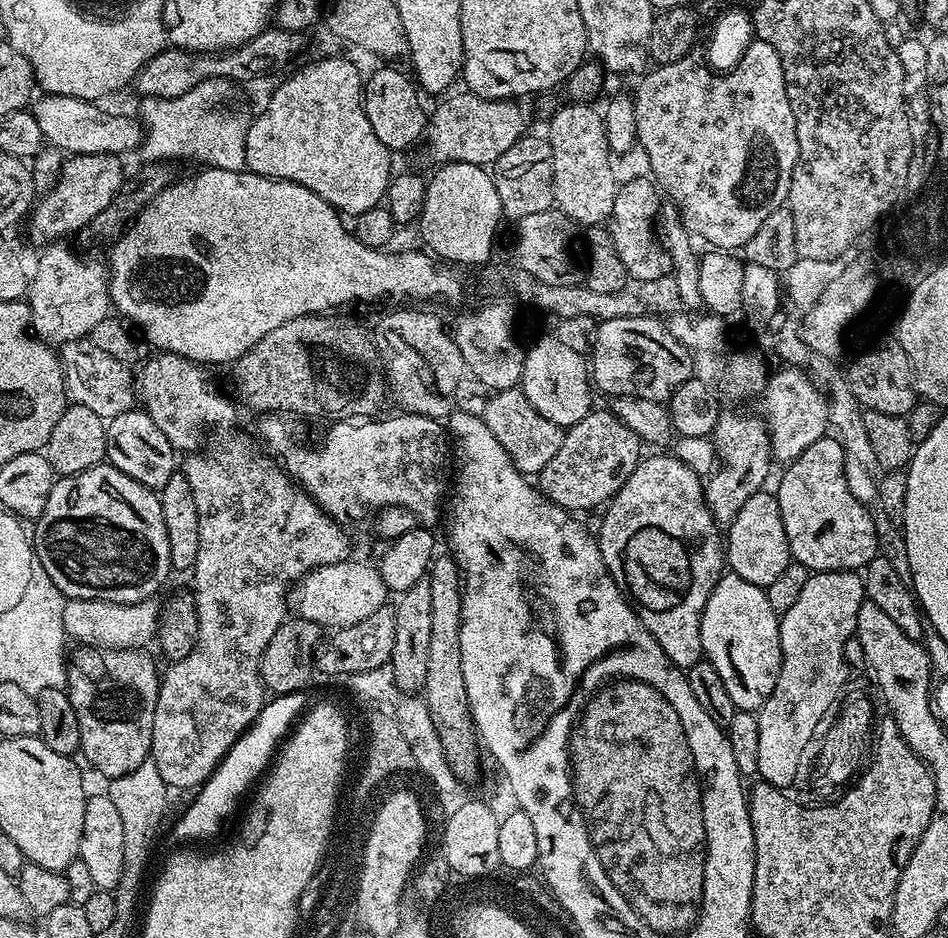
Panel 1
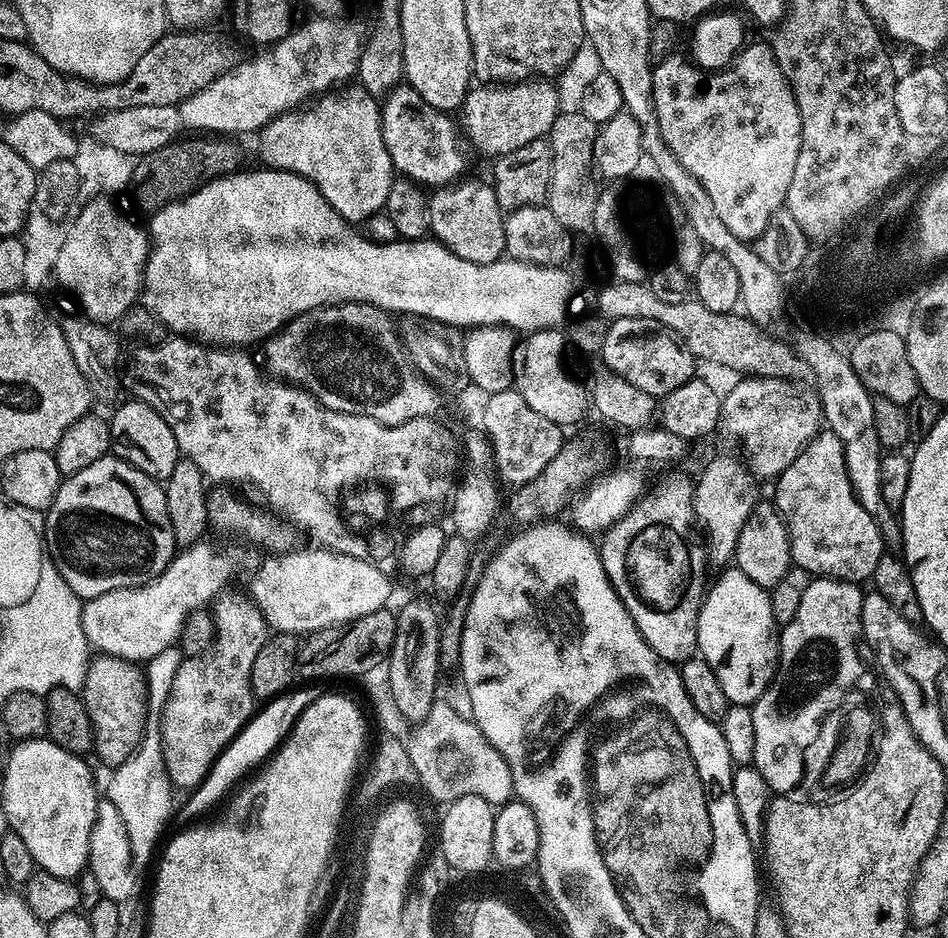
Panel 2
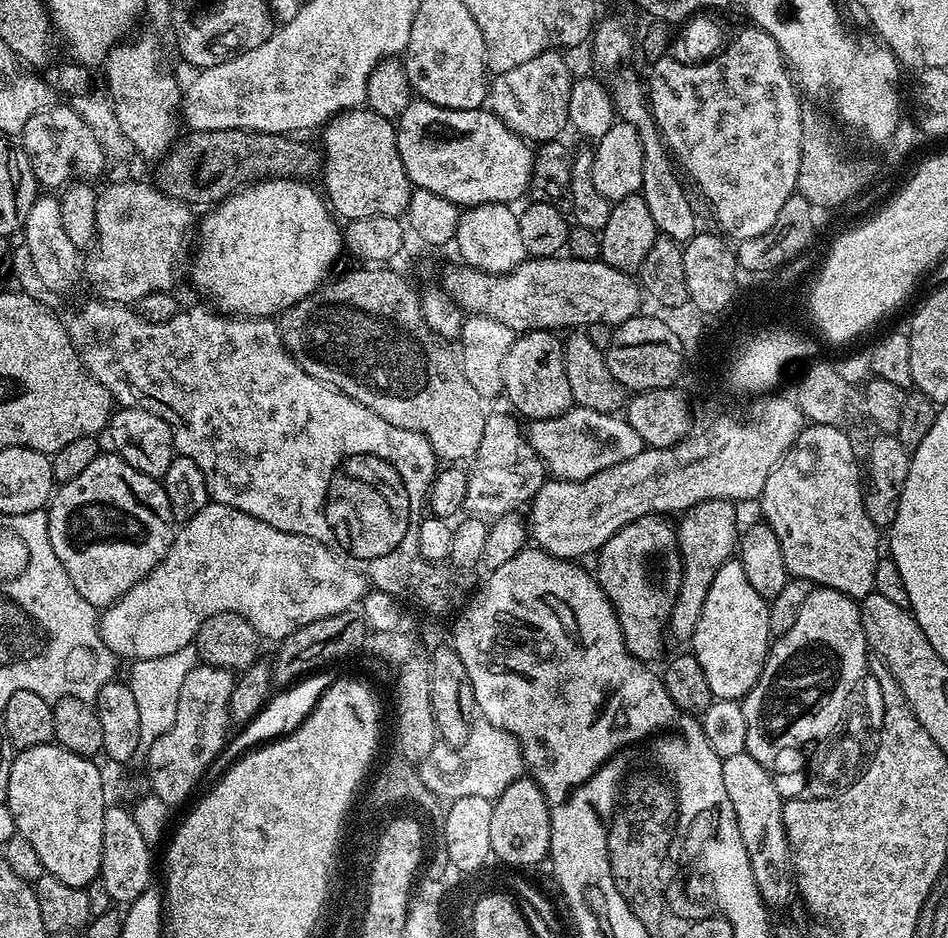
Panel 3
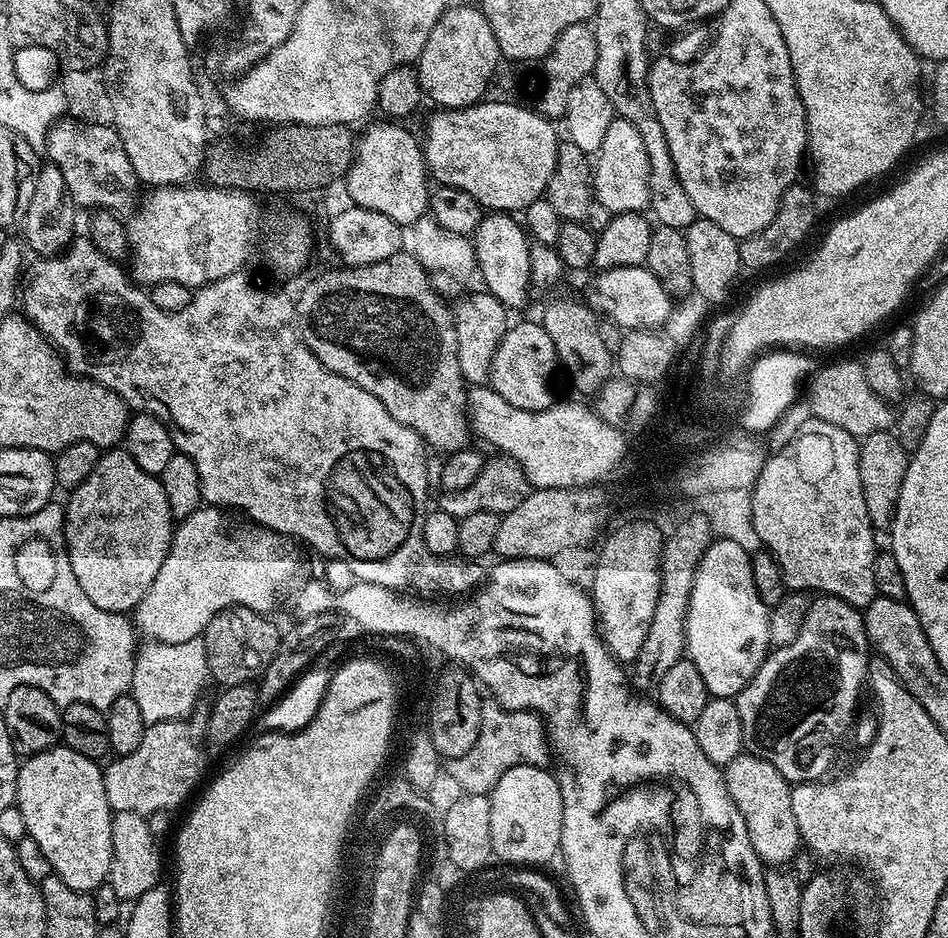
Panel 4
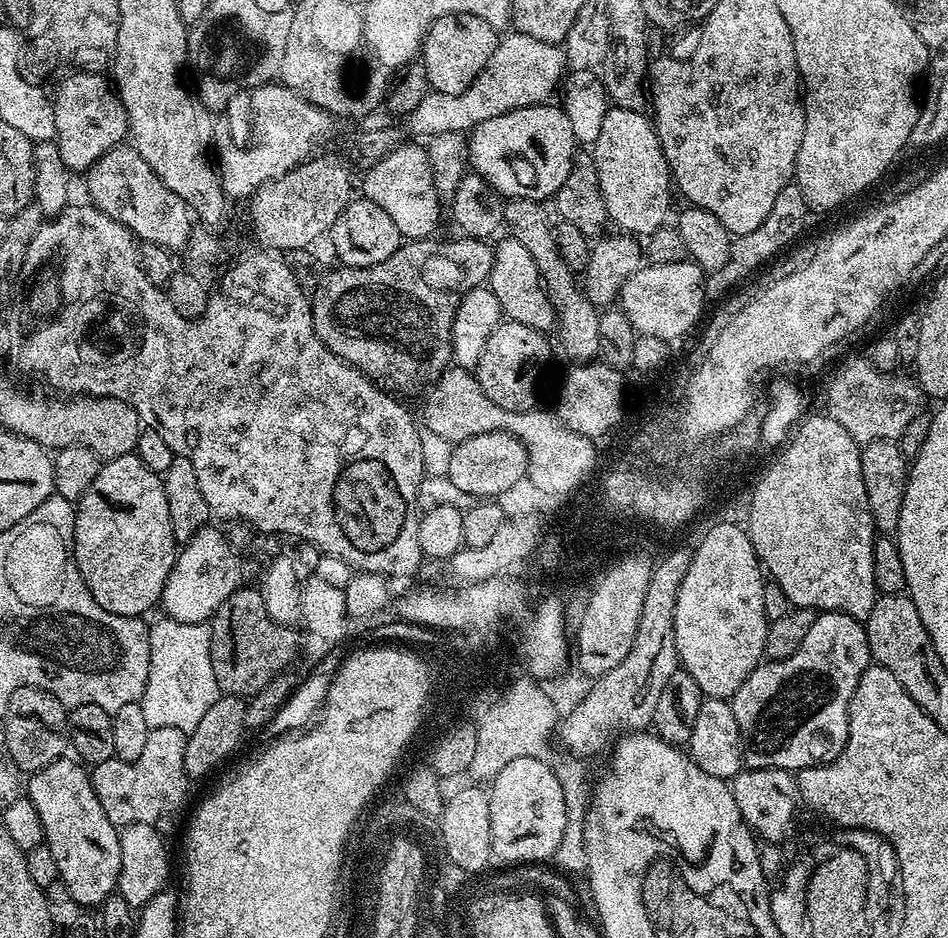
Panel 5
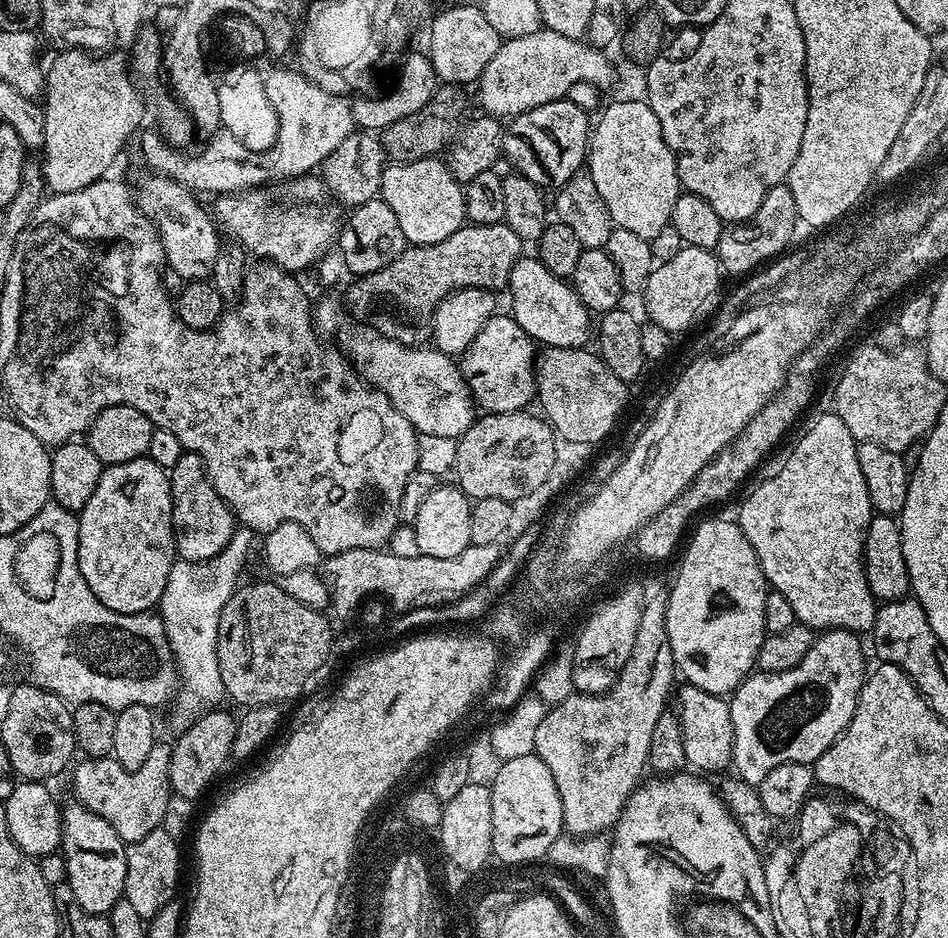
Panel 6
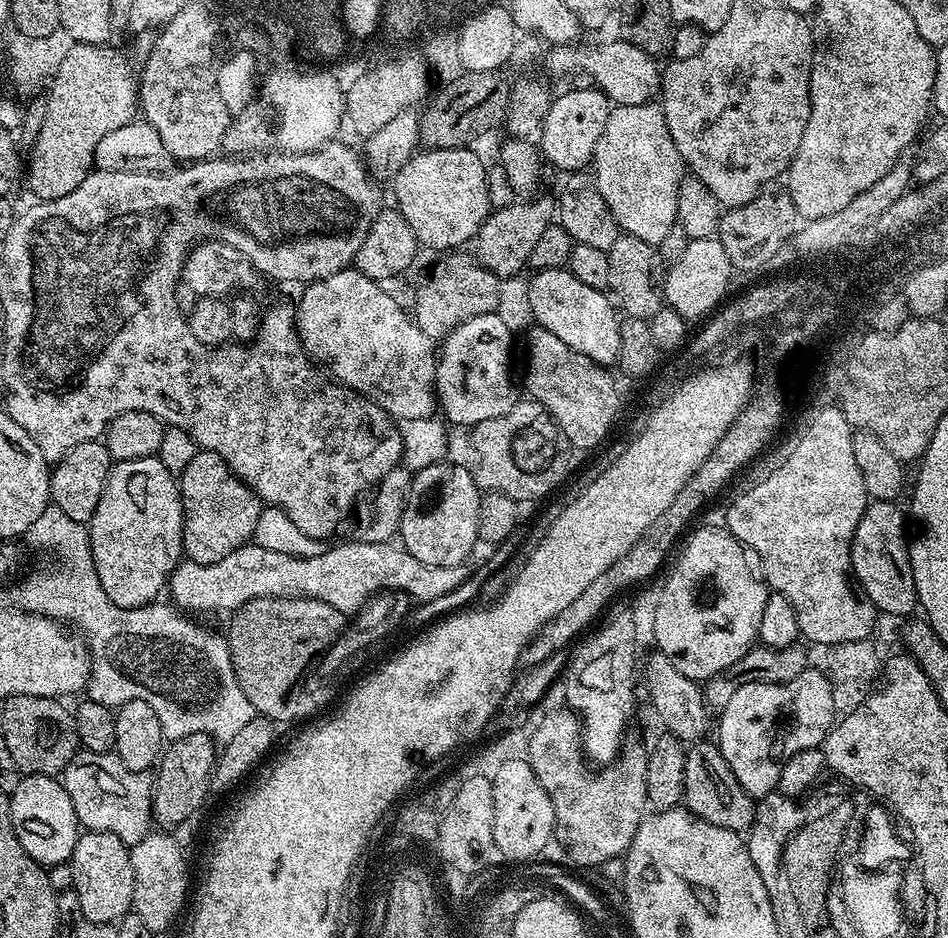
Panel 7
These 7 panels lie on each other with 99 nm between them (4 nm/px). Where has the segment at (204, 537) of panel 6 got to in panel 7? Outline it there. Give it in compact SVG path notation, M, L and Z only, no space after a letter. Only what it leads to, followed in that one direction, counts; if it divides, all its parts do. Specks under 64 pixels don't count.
M197 450L194 459L182 470L178 478L182 510L184 511L184 556L195 564L222 562L226 554L234 554L243 544L249 543L255 534L255 526L262 509L262 501L247 484L232 473L228 463L216 452Z

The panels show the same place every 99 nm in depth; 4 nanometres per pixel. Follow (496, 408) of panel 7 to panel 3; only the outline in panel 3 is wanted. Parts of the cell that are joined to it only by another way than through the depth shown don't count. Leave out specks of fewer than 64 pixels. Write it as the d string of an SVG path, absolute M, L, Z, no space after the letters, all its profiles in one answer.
M555 331L517 335L510 346L510 354L506 354L506 362L502 362L502 382L503 395L508 396L509 402L517 408L515 411L521 417L528 416L529 421L549 420L573 407L570 382L566 382L564 342Z

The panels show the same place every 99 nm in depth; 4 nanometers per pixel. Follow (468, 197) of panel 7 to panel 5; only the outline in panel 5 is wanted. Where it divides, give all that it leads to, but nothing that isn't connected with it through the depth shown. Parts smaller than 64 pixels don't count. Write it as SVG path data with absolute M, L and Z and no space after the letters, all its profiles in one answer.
M405 142L390 154L386 154L386 158L372 165L363 175L363 195L382 206L386 214L390 214L390 219L394 226L398 226L405 241L426 240L435 233L432 231L440 224L442 205L434 188L430 162L424 146Z

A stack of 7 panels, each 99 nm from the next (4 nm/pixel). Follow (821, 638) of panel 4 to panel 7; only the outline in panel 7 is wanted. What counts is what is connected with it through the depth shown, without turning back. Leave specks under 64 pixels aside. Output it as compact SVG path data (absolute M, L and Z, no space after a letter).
M810 666L798 678L785 680L782 684L763 684L761 680L755 680L749 684L738 686L730 702L719 709L720 716L720 740L718 747L727 766L733 771L734 776L741 783L746 794L753 798L759 798L770 794L774 790L774 778L780 775L780 765L794 754L802 750L820 748L829 732L834 727L834 719L837 711L834 704L831 682L827 672L815 666Z

